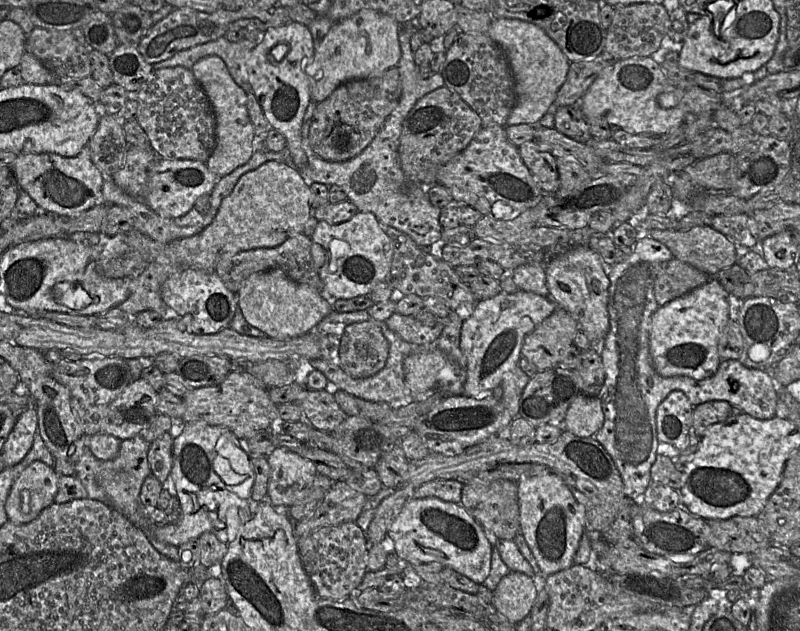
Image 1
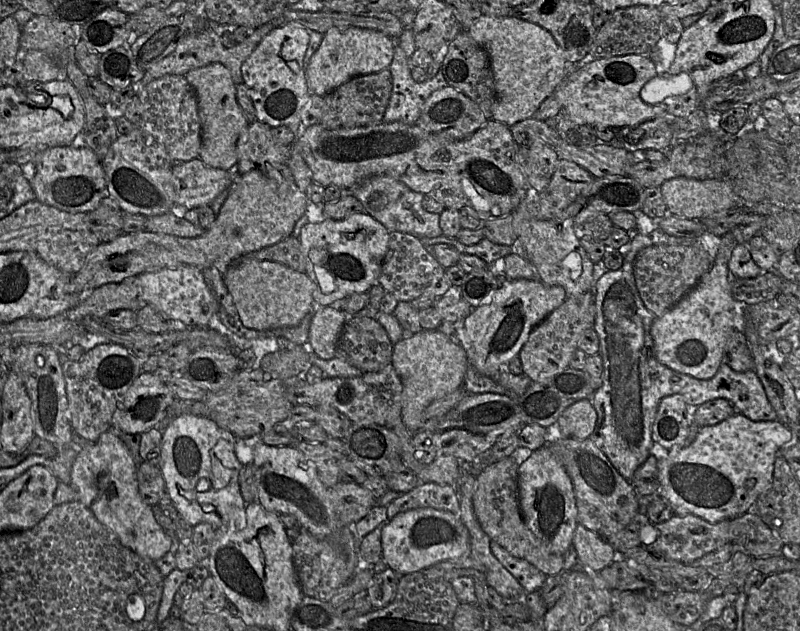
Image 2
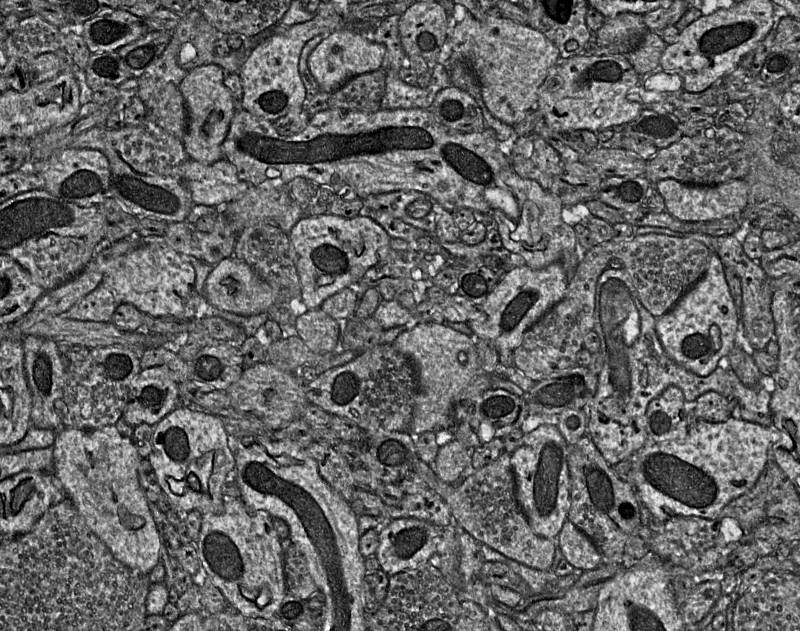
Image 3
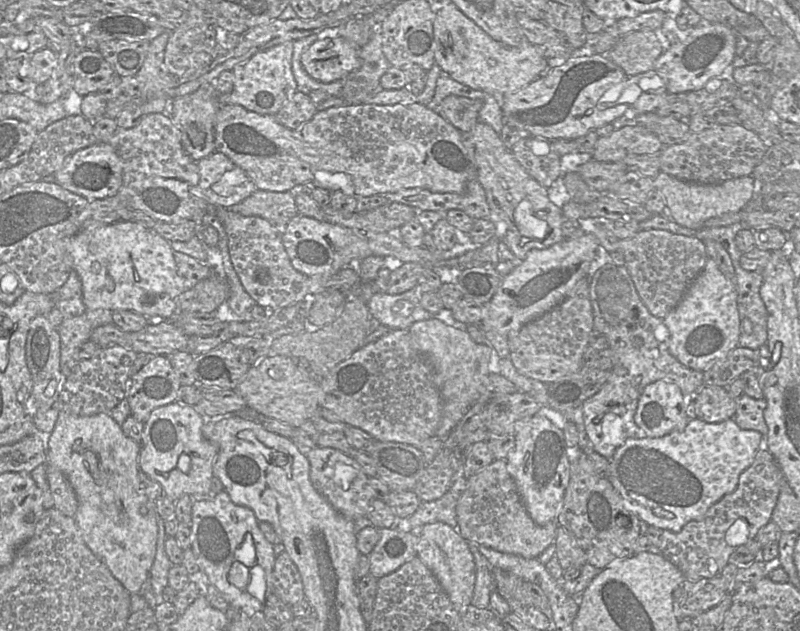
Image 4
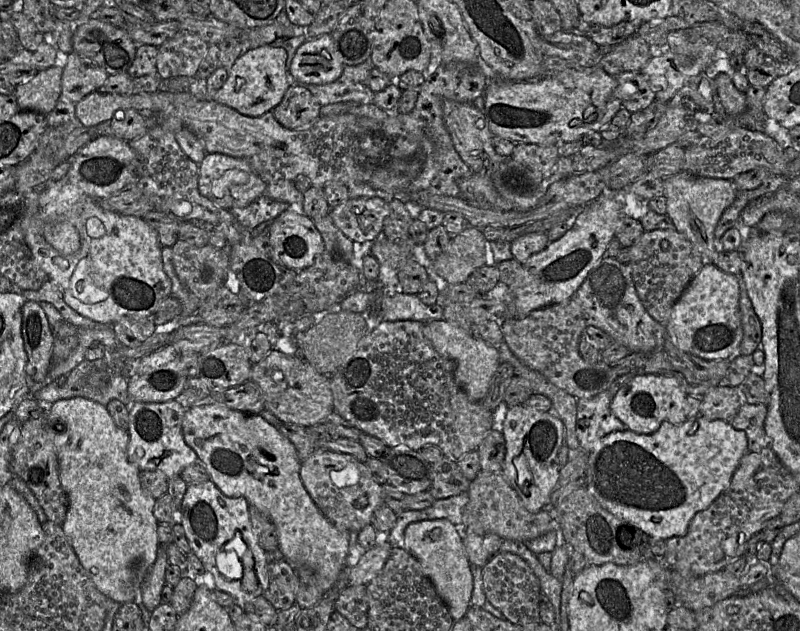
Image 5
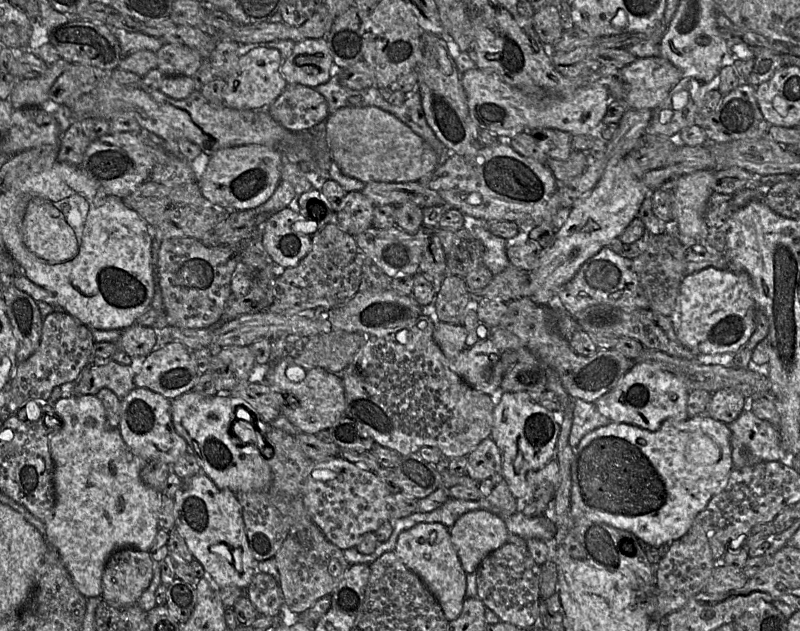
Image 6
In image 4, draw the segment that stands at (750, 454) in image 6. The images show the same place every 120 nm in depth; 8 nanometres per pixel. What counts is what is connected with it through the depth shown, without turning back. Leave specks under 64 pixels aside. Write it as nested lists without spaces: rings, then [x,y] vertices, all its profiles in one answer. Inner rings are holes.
[[[742,394],[737,399],[737,410],[734,415],[736,424],[744,430],[755,430],[761,433],[761,450],[768,450],[768,427],[764,418],[767,407],[765,398],[753,399],[746,394]]]

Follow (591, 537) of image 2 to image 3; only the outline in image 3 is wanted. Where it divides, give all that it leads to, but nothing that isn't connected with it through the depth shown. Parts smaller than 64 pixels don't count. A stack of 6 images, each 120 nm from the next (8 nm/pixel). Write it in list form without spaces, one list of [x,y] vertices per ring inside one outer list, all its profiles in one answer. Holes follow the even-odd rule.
[[[569,520],[563,524],[555,545],[560,547],[563,558],[577,570],[594,570],[603,562],[596,545]]]

